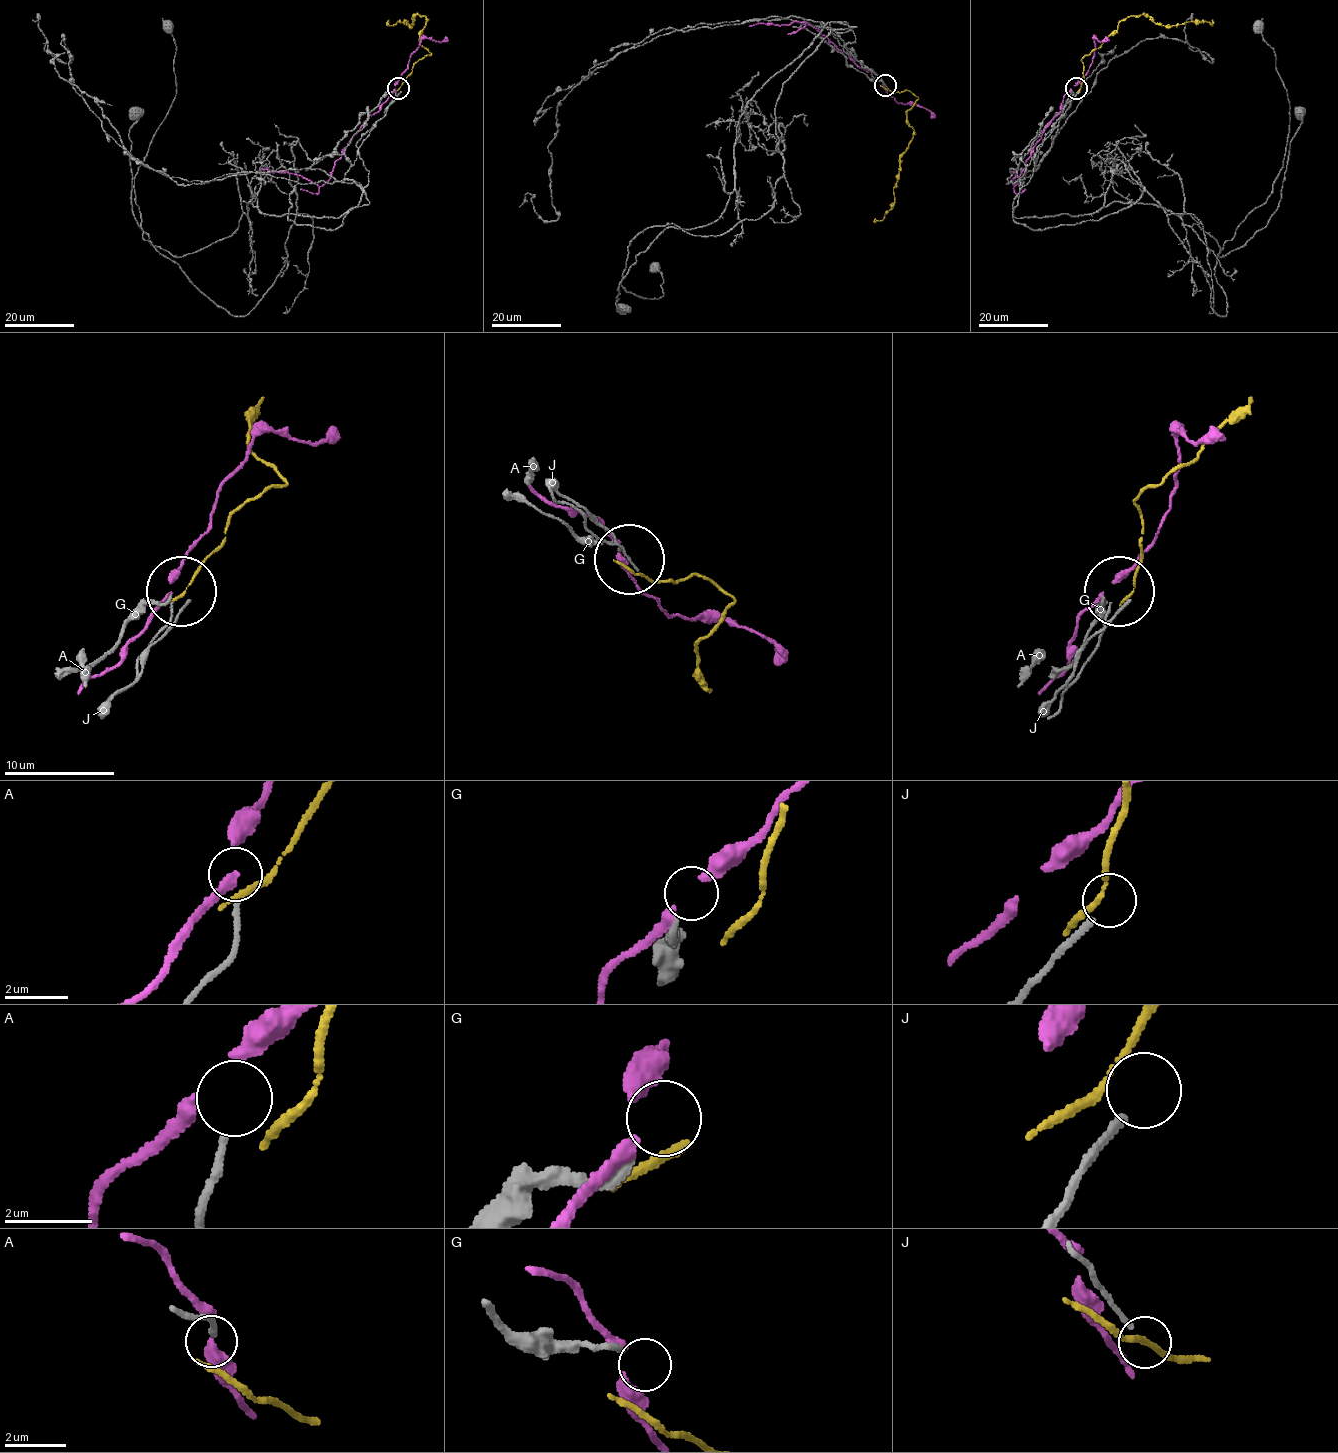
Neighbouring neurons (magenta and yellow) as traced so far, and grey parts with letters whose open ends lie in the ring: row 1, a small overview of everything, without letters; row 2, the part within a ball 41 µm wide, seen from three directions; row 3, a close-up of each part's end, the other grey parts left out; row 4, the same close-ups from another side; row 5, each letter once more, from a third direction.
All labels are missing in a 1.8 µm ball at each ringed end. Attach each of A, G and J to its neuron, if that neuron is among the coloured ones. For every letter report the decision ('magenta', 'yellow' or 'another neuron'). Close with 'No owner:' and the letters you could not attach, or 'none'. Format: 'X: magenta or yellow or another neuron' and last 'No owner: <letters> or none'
A: another neuron
G: another neuron
J: another neuron
No owner: A, G, J

